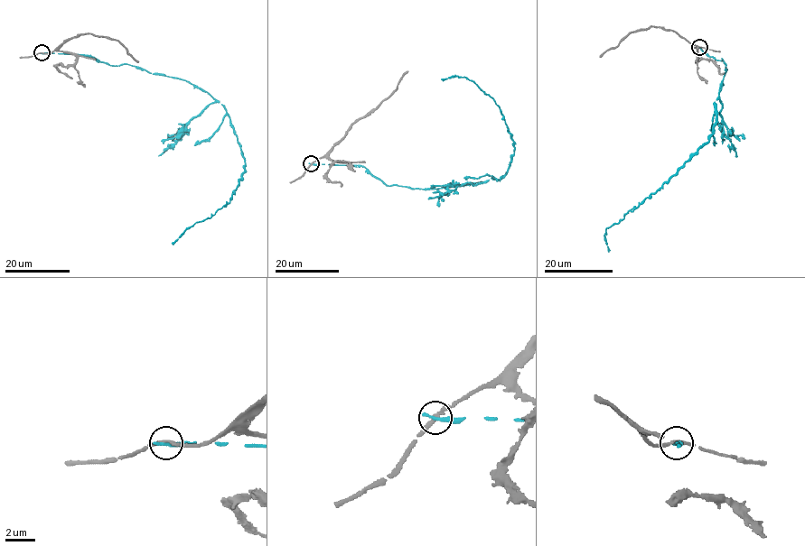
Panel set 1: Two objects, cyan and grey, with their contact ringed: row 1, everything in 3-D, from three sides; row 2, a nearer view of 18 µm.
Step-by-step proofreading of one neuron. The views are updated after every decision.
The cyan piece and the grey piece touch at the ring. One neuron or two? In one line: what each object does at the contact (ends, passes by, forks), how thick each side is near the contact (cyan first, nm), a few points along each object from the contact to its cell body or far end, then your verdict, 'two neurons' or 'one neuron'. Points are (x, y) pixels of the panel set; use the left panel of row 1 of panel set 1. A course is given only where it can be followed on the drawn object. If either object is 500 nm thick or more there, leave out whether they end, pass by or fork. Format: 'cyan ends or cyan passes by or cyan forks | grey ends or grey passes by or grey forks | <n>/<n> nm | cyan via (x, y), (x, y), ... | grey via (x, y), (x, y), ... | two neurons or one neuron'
cyan ends | grey passes by | 320/200 nm | cyan via (42, 53), (88, 54), (108, 64), (130, 64), (182, 78), (221, 104), (245, 171), (230, 200), (172, 244) | grey via (42, 53), (51, 52), (78, 34), (90, 33), (117, 40), (138, 61) | two neurons

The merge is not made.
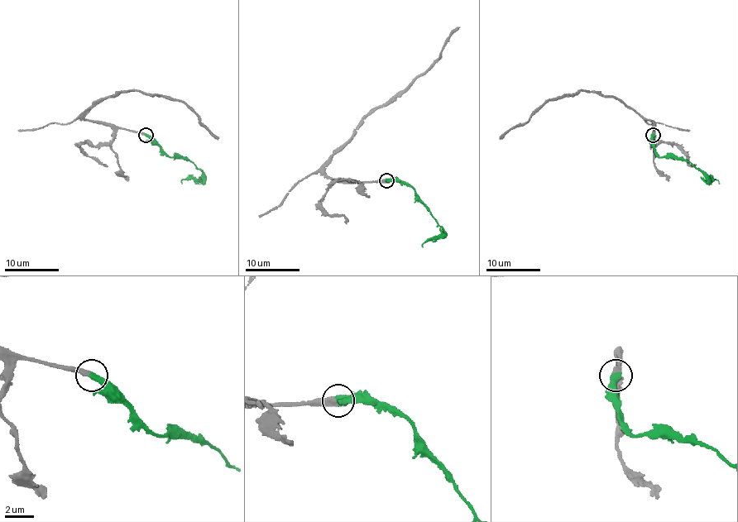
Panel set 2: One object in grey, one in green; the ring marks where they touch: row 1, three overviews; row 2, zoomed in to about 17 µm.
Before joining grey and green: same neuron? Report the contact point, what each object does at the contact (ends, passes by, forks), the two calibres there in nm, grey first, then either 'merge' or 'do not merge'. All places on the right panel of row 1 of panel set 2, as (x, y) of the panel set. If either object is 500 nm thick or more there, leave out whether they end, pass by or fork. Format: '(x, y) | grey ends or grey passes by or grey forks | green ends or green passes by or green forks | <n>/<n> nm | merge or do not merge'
(653, 135) | grey ends | green ends | 420/480 nm | merge

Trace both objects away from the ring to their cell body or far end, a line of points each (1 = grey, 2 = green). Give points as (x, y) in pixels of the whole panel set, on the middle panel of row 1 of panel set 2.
1: (386, 180), (336, 180), (324, 165), (357, 125), (422, 74), (460, 27)
2: (386, 180), (404, 180), (443, 230), (438, 237), (428, 237), (424, 247)

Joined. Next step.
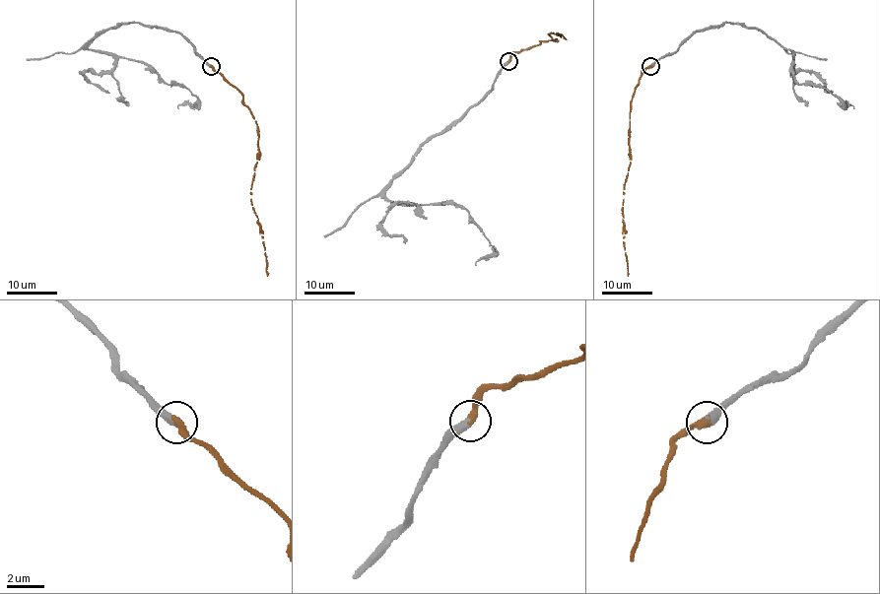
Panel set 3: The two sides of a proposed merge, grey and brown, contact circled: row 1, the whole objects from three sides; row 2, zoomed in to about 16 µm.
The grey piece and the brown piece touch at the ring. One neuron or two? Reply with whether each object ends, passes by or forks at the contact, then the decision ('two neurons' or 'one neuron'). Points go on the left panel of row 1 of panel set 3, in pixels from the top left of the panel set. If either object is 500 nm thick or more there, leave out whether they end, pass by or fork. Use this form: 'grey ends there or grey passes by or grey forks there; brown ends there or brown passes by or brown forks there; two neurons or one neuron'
grey ends there; brown ends there; one neuron

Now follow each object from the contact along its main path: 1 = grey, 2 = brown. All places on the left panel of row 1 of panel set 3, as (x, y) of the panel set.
1: (212, 67), (177, 32), (140, 23), (104, 29), (87, 45), (182, 85), (196, 98), (178, 108)
2: (212, 67), (241, 95), (243, 103), (257, 126), (258, 160), (250, 186), (250, 204), (258, 218), (267, 276)

